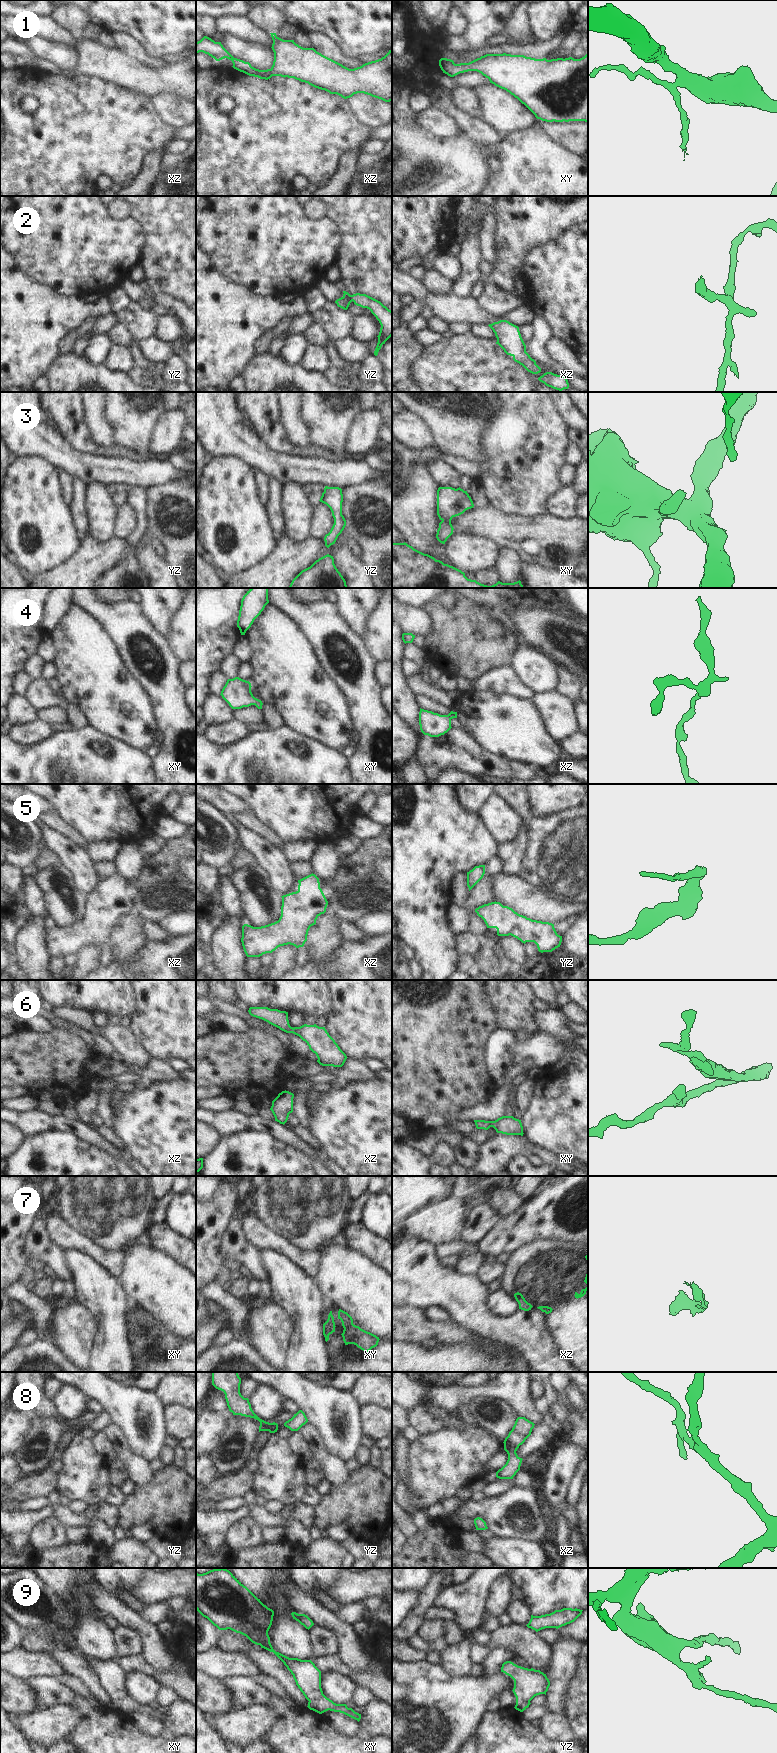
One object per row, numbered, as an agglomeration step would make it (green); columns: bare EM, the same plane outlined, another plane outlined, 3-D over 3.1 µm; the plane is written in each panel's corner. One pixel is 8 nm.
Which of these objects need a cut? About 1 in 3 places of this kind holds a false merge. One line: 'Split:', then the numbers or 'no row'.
Split: 7

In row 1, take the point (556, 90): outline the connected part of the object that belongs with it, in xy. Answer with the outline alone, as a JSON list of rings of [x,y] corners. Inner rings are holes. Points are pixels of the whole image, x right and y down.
[[[588,53],[580,58],[535,59],[524,55],[486,54],[469,63],[455,64],[441,58],[443,73],[454,77],[460,73],[477,71],[490,83],[506,90],[524,104],[537,119],[546,122],[588,122]]]

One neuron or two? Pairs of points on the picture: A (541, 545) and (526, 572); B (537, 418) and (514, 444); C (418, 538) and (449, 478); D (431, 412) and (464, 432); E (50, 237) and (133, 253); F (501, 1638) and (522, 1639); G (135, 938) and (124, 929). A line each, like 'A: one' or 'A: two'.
A: two
B: one
C: two
D: one
E: one
F: one
G: one

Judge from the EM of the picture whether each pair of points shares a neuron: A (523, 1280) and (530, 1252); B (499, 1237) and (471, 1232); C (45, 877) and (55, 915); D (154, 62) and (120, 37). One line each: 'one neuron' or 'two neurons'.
A: one neuron
B: two neurons
C: one neuron
D: one neuron

